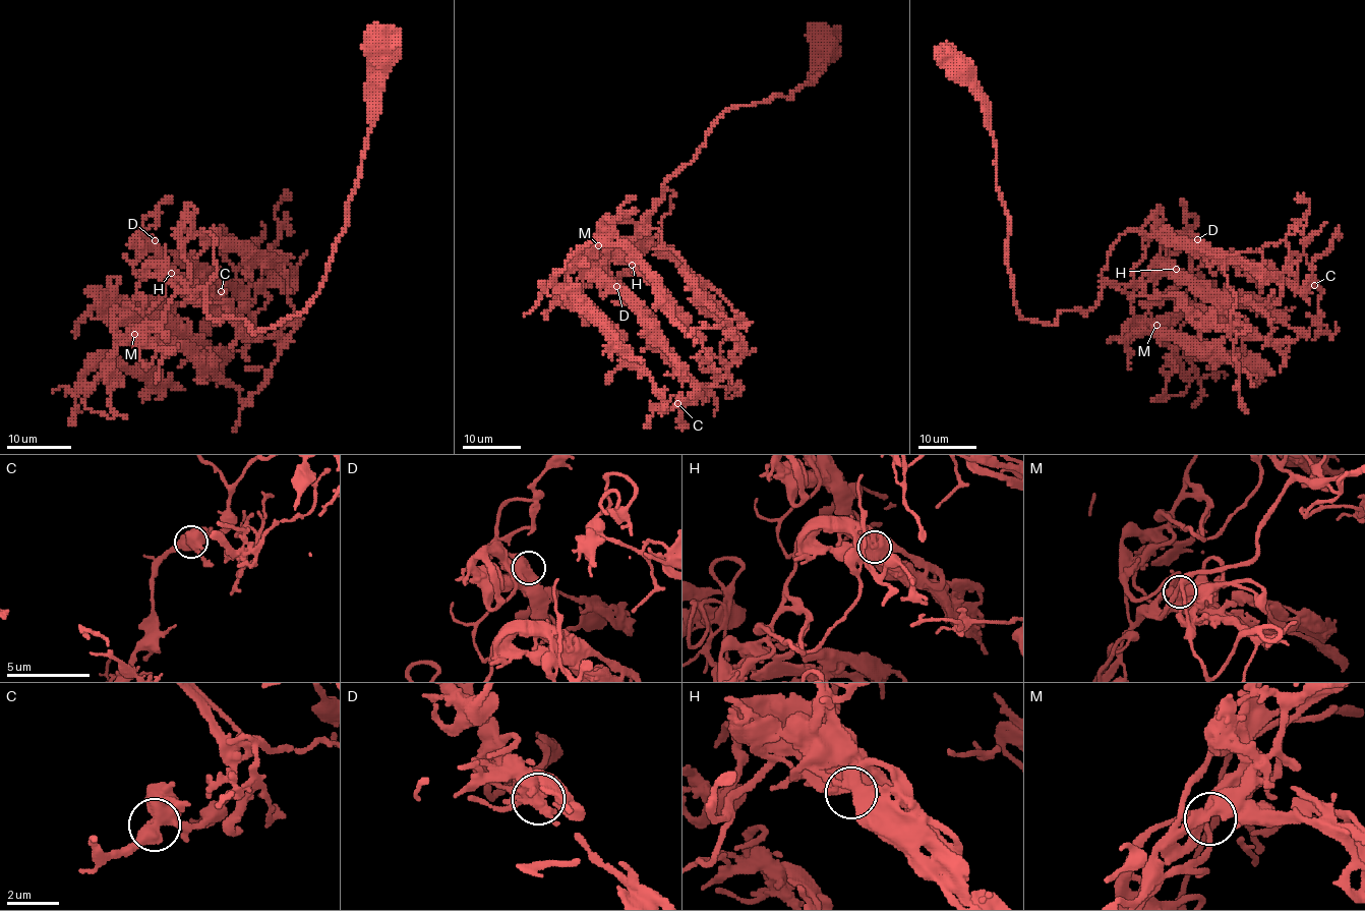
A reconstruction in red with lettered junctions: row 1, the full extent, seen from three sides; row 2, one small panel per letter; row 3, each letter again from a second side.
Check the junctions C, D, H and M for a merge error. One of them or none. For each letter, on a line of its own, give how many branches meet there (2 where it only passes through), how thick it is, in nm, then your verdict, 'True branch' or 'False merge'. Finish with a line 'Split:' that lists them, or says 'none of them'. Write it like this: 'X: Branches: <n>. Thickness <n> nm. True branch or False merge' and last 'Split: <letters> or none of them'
C: Branches: 3. Thickness 500 nm. True branch
D: Branches: 3. Thickness 480 nm. True branch
H: Branches: 3. Thickness 280 nm. True branch
M: Branches: 3. Thickness 460 nm. True branch
Split: none of them

